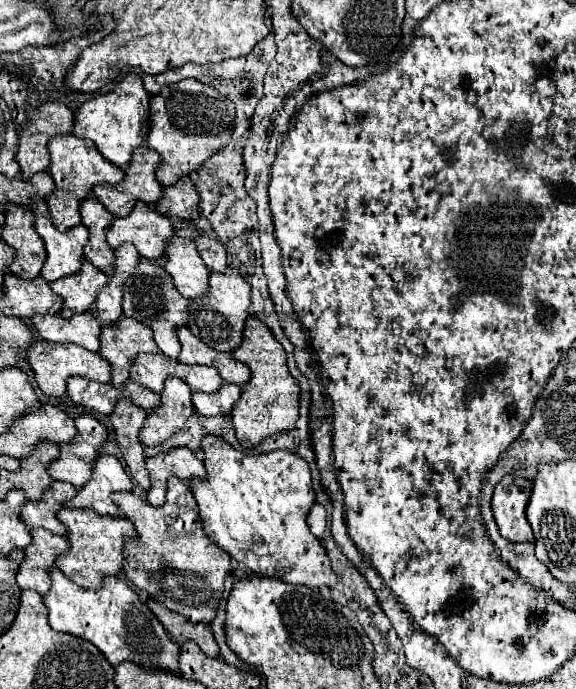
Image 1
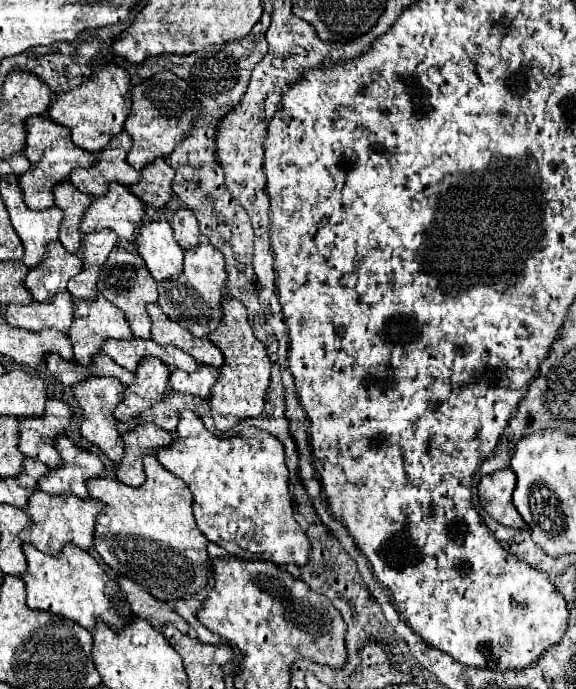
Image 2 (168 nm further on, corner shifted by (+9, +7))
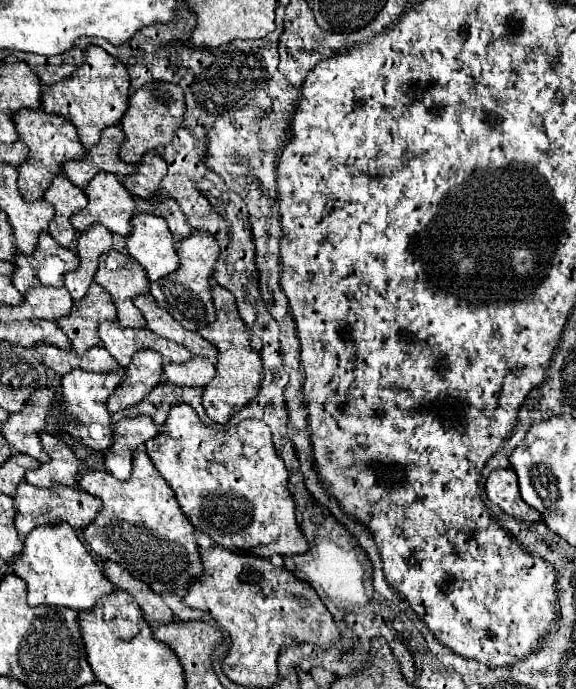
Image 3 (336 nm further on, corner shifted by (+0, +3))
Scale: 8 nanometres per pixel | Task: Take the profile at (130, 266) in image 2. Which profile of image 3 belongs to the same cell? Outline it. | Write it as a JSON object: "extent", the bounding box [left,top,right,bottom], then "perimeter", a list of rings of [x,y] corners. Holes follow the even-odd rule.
{"extent":[95,249,149,327],"perimeter":[[[111,249],[99,257],[95,281],[107,289],[117,309],[117,319],[125,327],[145,327],[141,311],[133,305],[133,295],[147,293],[149,281],[145,271],[131,257]]]}

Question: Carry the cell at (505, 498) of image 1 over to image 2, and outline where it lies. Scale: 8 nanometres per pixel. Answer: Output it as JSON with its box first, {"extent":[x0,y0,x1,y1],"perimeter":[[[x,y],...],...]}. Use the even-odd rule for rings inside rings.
{"extent":[478,469,526,529],"perimeter":[[[502,469],[484,475],[478,485],[480,505],[500,525],[512,529],[524,529],[526,527],[524,519],[516,513],[516,507],[512,505],[514,487],[516,487],[516,477],[512,469]]]}

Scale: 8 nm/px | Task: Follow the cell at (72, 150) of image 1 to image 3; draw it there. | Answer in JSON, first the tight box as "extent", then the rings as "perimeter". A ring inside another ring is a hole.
{"extent":[13,109,85,201],"perimeter":[[[19,109],[13,115],[13,123],[17,129],[19,139],[29,147],[29,155],[25,163],[17,167],[17,185],[19,193],[25,201],[39,201],[43,199],[49,181],[61,171],[61,165],[69,159],[77,159],[85,155],[85,149],[77,137],[77,131],[69,119],[57,113],[45,113],[43,109]]]}

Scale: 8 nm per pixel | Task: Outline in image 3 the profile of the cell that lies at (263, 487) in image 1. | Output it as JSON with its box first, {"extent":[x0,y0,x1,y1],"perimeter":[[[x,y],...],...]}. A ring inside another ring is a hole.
{"extent":[145,403,309,555],"perimeter":[[[187,403],[173,405],[161,431],[145,443],[157,471],[173,489],[177,503],[195,529],[207,533],[215,545],[227,549],[245,549],[253,555],[297,555],[309,549],[305,535],[295,521],[295,503],[291,499],[287,481],[289,473],[273,449],[269,427],[263,421],[245,419],[227,431],[207,427],[199,421],[195,409]]]}

